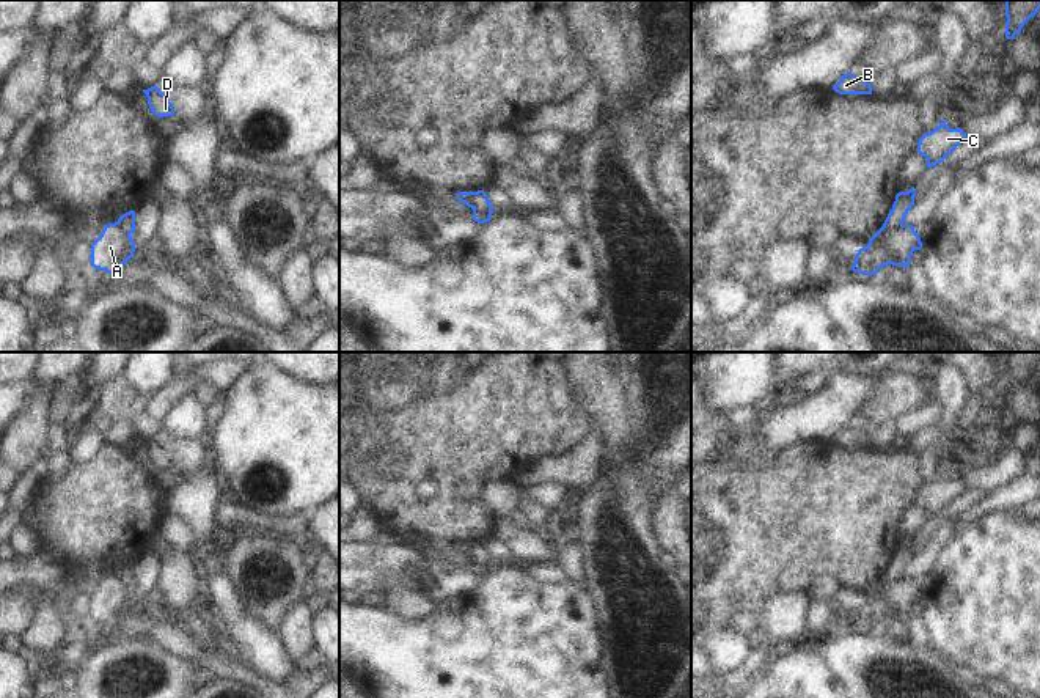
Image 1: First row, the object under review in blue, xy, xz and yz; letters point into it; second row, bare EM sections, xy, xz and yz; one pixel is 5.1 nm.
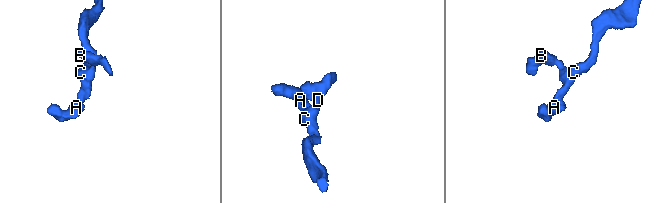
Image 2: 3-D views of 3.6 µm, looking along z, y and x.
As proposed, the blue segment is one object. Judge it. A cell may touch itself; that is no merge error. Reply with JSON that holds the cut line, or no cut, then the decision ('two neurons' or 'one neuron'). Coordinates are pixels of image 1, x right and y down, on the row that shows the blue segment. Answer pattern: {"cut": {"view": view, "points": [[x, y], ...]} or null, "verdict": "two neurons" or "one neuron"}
{"cut": {"view": "xz", "points": [[475, 192], [475, 209], [486, 220]]}, "verdict": "two neurons"}

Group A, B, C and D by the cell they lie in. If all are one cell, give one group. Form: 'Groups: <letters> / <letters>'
Groups: A / B C D.

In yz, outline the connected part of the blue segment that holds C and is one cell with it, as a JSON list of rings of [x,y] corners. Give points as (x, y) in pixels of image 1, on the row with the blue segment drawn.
[[[941,121],[936,129],[919,138],[916,151],[927,159],[927,168],[932,168],[941,163],[965,140],[966,134],[960,127],[949,129],[946,121]]]

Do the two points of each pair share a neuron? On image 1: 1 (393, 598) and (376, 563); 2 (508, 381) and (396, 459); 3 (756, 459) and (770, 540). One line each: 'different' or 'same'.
1: different
2: different
3: different

